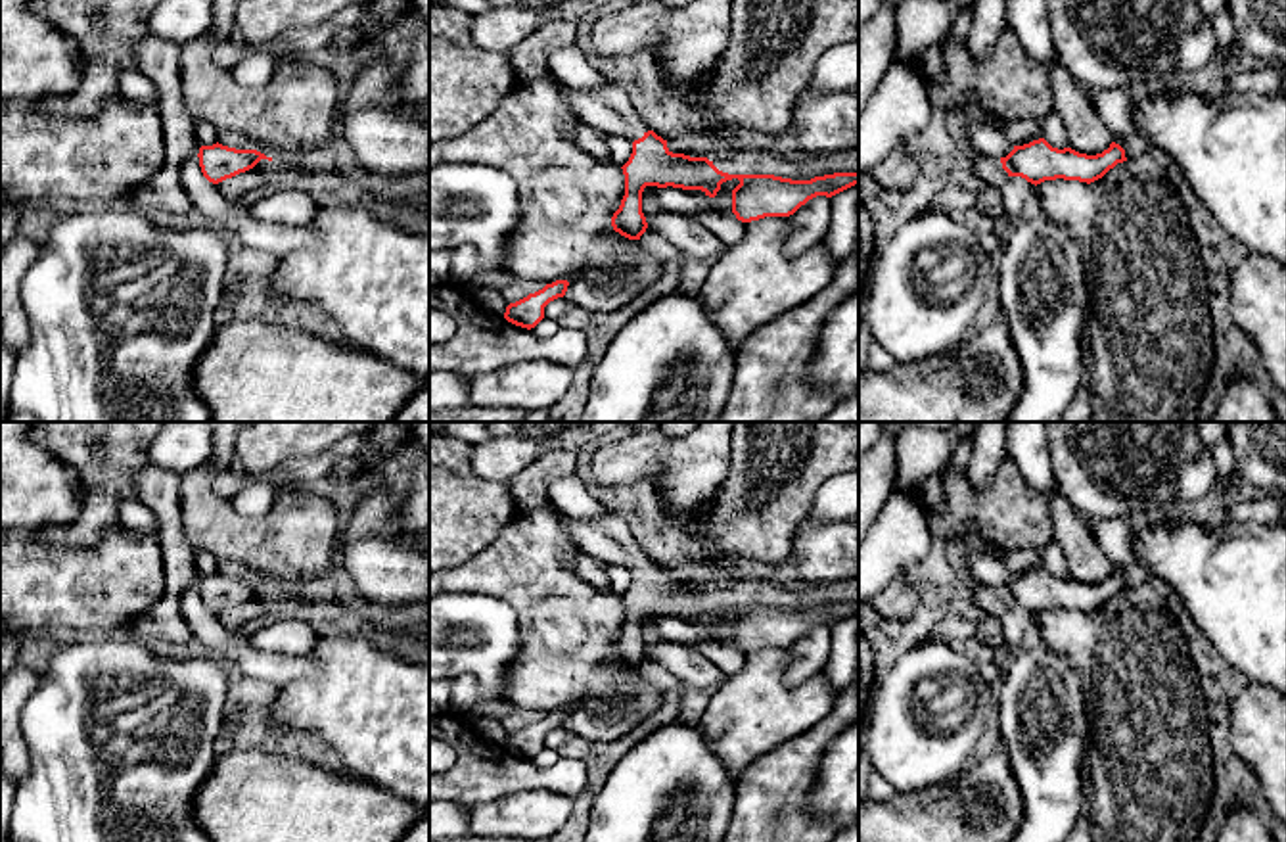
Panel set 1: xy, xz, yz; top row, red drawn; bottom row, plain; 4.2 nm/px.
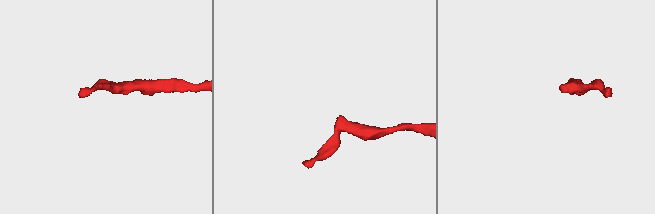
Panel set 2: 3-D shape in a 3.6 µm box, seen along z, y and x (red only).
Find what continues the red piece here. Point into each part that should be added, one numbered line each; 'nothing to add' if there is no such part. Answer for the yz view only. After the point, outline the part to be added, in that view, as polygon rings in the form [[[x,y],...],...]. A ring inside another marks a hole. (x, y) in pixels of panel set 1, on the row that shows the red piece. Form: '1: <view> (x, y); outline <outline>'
1: yz (989, 169); outline [[[981,155],[972,159],[972,169],[977,178],[995,188],[1000,188],[1008,180],[1008,173],[1002,169],[1000,159],[997,157]]]

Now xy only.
nothing to add

